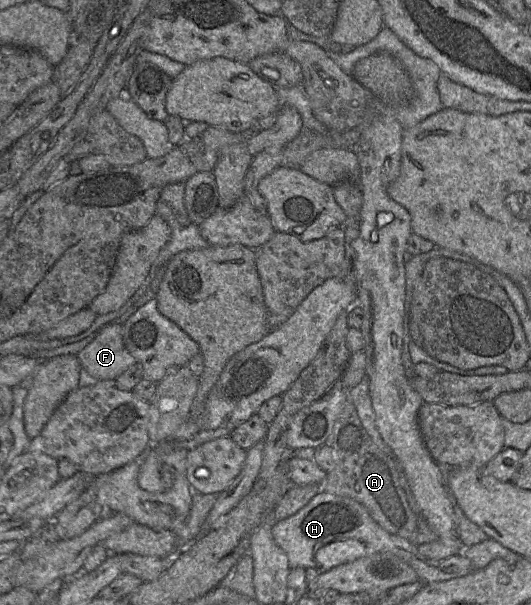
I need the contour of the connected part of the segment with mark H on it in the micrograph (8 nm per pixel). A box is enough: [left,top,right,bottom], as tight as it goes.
[272,491,475,583]

